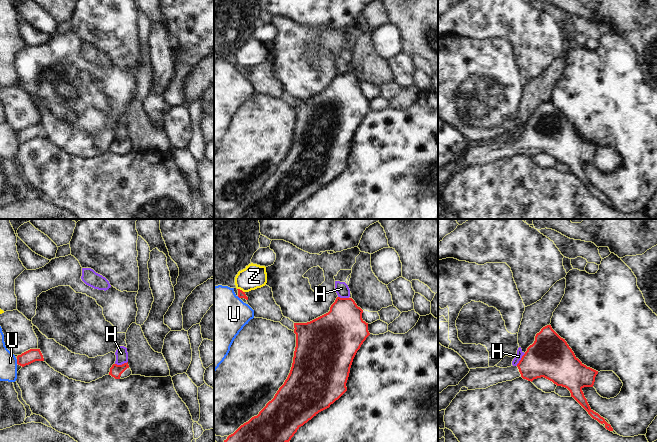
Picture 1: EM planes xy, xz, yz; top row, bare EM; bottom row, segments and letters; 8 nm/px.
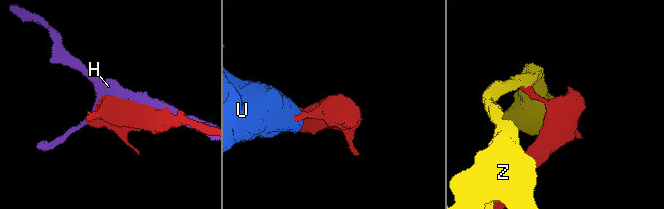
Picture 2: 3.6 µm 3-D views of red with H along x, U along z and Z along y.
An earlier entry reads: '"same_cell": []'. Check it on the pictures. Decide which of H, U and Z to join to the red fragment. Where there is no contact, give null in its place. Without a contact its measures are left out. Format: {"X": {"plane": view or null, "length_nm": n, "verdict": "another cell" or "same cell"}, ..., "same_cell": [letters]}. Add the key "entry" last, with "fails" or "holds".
{"H": {"plane": "xy", "length_nm": 110, "verdict": "another cell"}, "U": {"plane": "xy", "length_nm": 40, "verdict": "another cell"}, "Z": {"plane": "xz", "length_nm": 70, "verdict": "another cell"}, "same_cell": [], "entry": "holds"}

